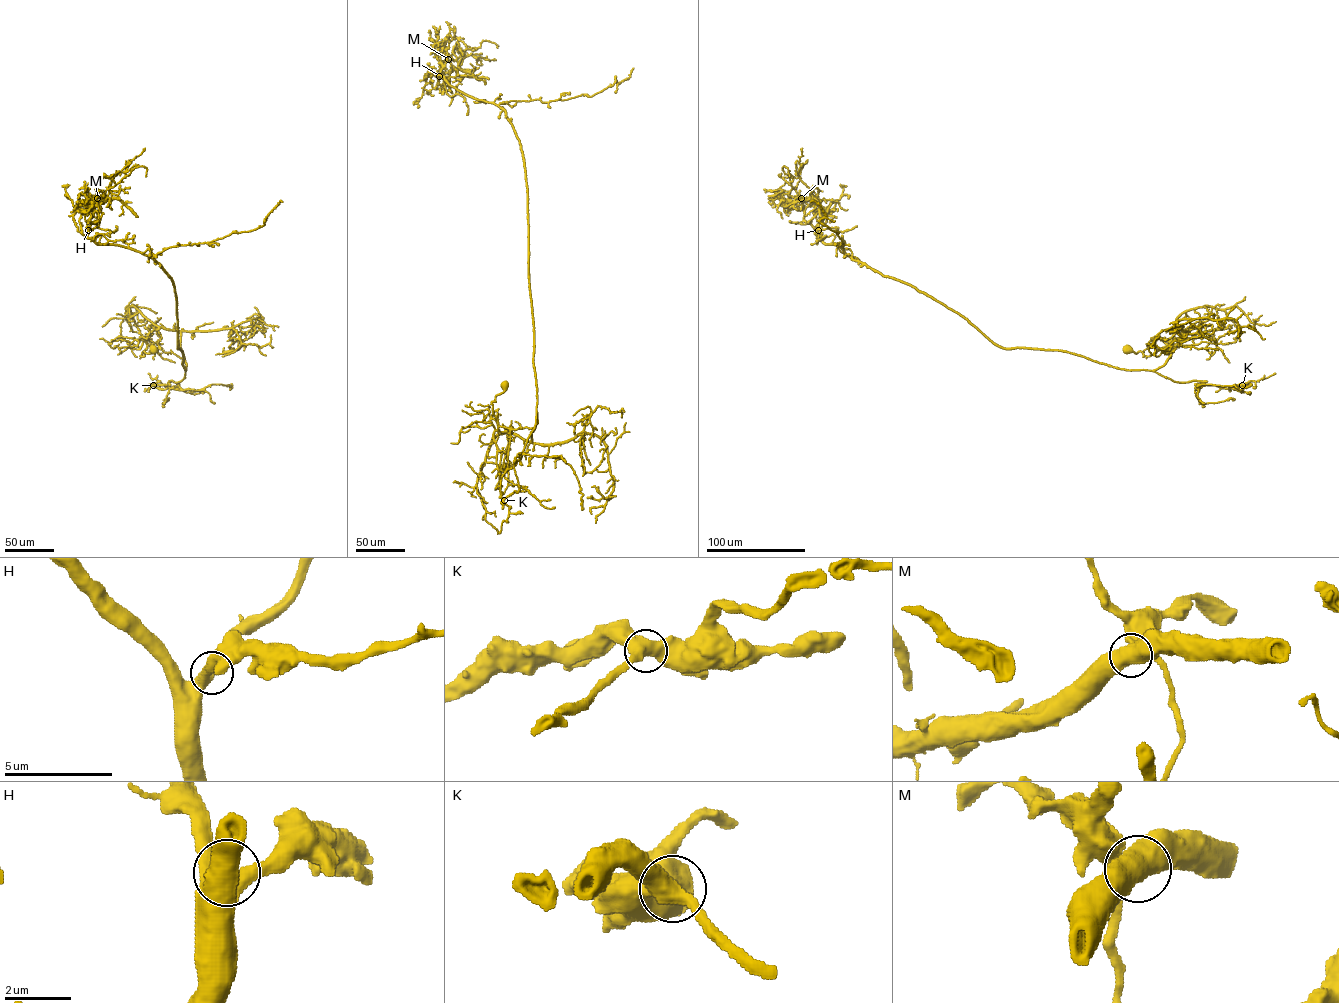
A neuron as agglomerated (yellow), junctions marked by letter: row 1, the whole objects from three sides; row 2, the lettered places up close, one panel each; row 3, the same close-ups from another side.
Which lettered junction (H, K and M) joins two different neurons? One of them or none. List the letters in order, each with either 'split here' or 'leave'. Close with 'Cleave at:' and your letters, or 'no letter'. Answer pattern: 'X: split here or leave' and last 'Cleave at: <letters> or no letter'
H: leave
K: leave
M: split here
Cleave at: M

